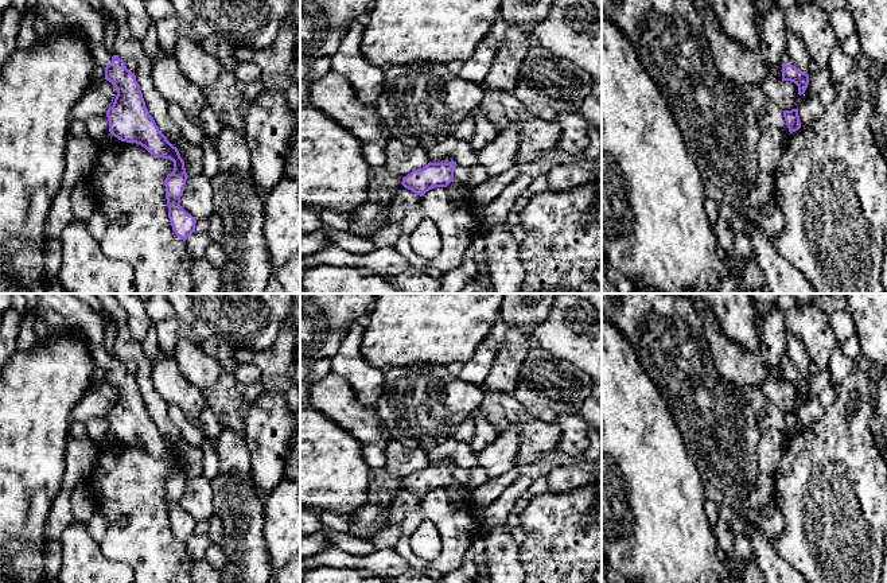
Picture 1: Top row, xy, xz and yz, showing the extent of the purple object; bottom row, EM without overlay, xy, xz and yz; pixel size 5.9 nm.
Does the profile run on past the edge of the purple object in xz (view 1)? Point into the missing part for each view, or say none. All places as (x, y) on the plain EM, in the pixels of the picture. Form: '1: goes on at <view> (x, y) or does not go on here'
1: does not go on here

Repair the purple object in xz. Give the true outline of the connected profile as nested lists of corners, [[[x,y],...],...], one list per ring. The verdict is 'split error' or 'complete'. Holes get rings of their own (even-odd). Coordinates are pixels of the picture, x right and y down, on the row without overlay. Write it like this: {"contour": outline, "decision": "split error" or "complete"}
{"contour": [[[456,463],[428,465],[423,470],[417,470],[402,479],[402,487],[415,495],[423,498],[435,489],[447,489],[454,483],[454,471]]], "decision": "complete"}

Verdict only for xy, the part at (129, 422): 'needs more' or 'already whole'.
needs more

